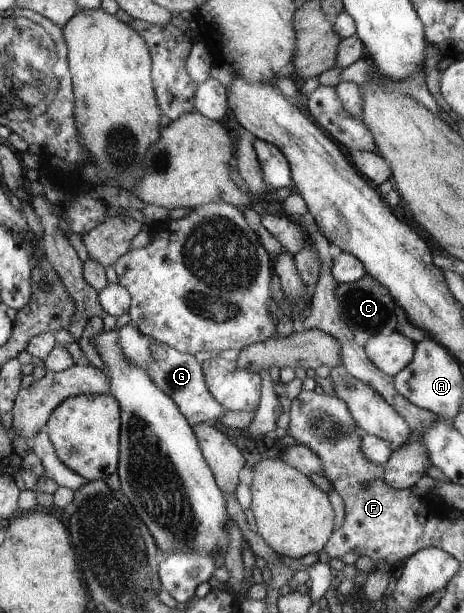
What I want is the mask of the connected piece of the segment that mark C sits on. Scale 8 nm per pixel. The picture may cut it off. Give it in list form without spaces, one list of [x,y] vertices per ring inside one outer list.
[[[366,274],[354,283],[338,284],[336,287],[336,297],[340,303],[342,319],[353,331],[354,341],[364,347],[370,337],[376,334],[390,334],[396,330],[396,307],[395,299],[390,292]]]

